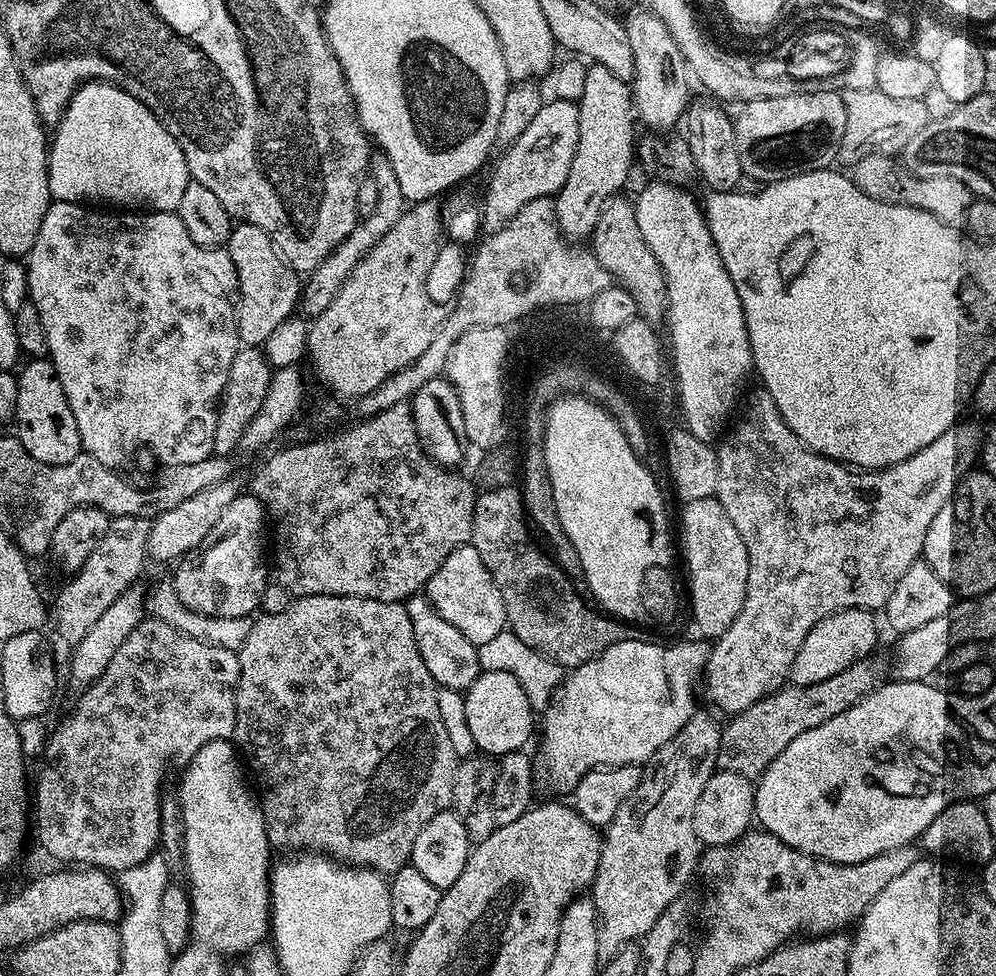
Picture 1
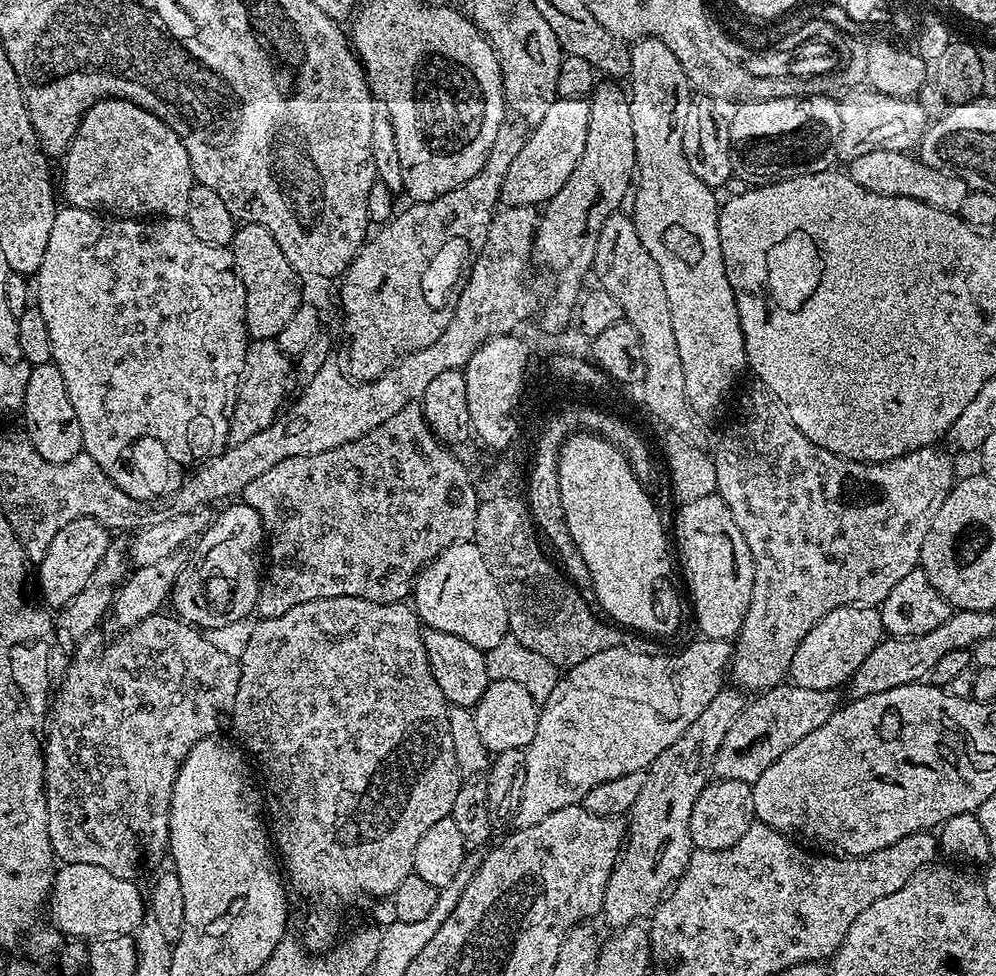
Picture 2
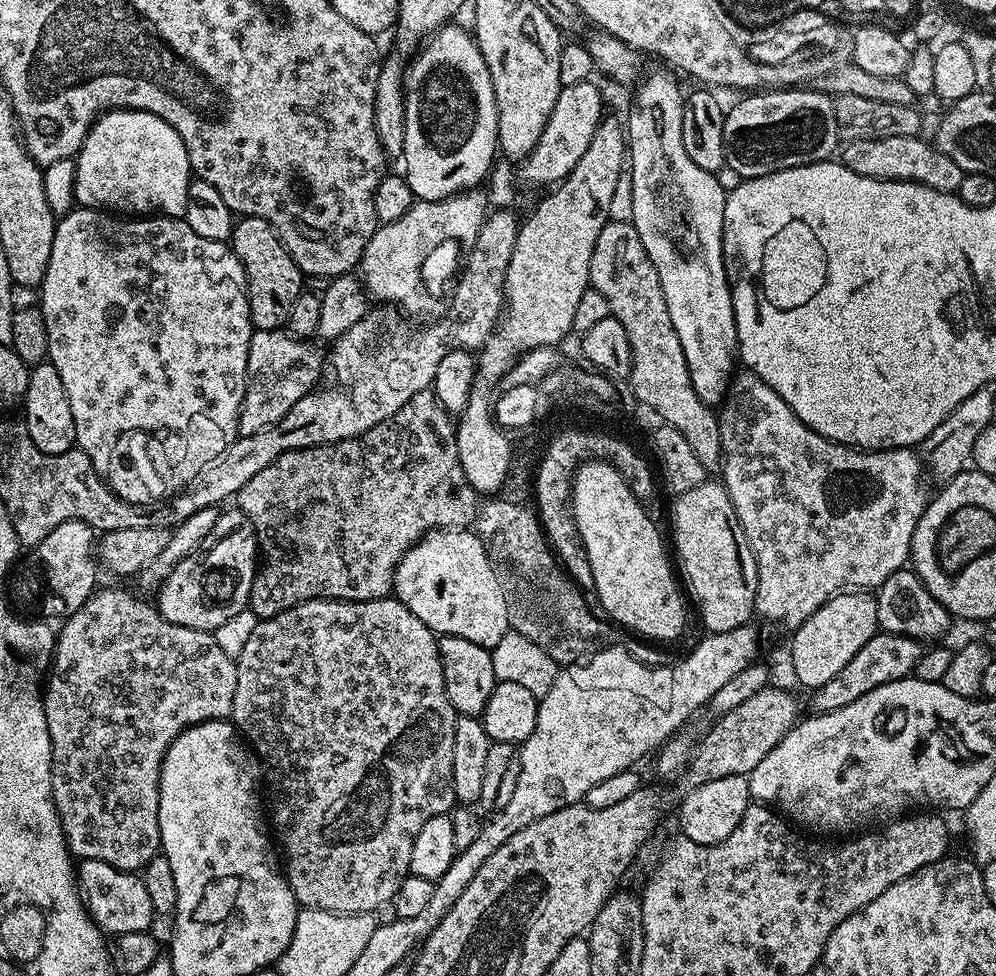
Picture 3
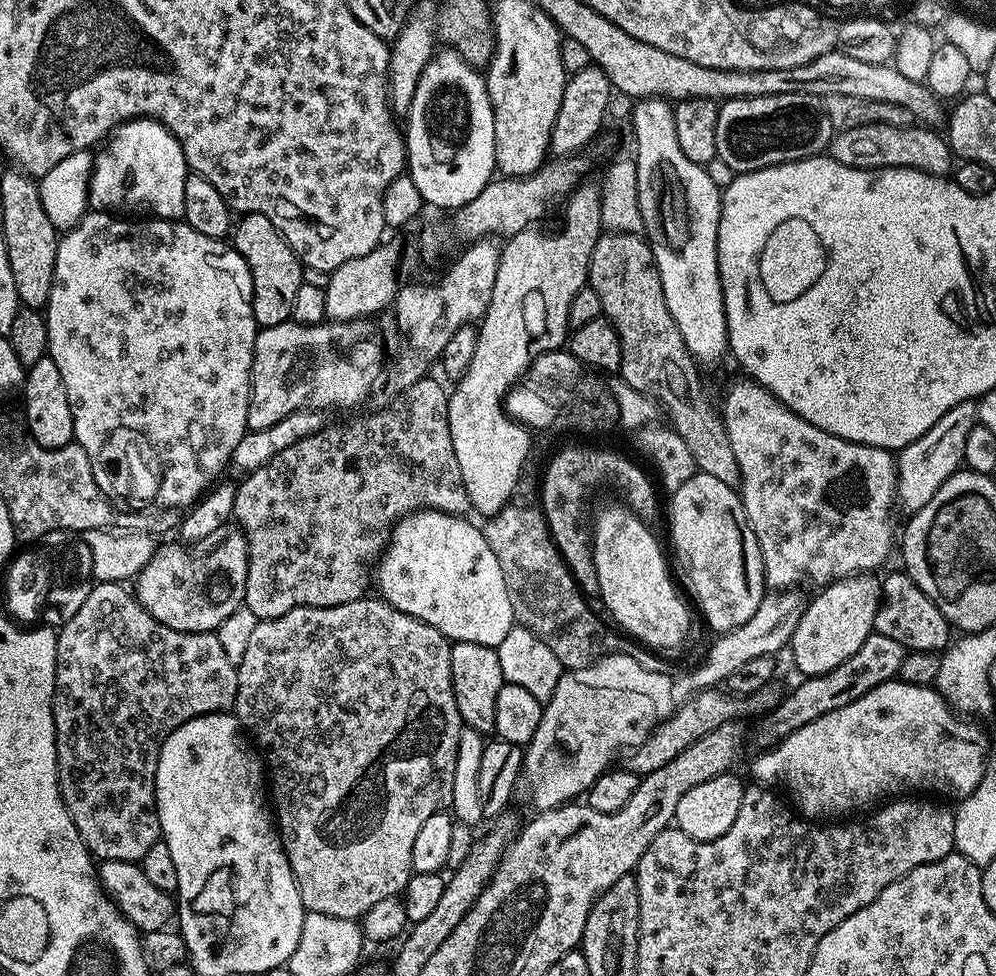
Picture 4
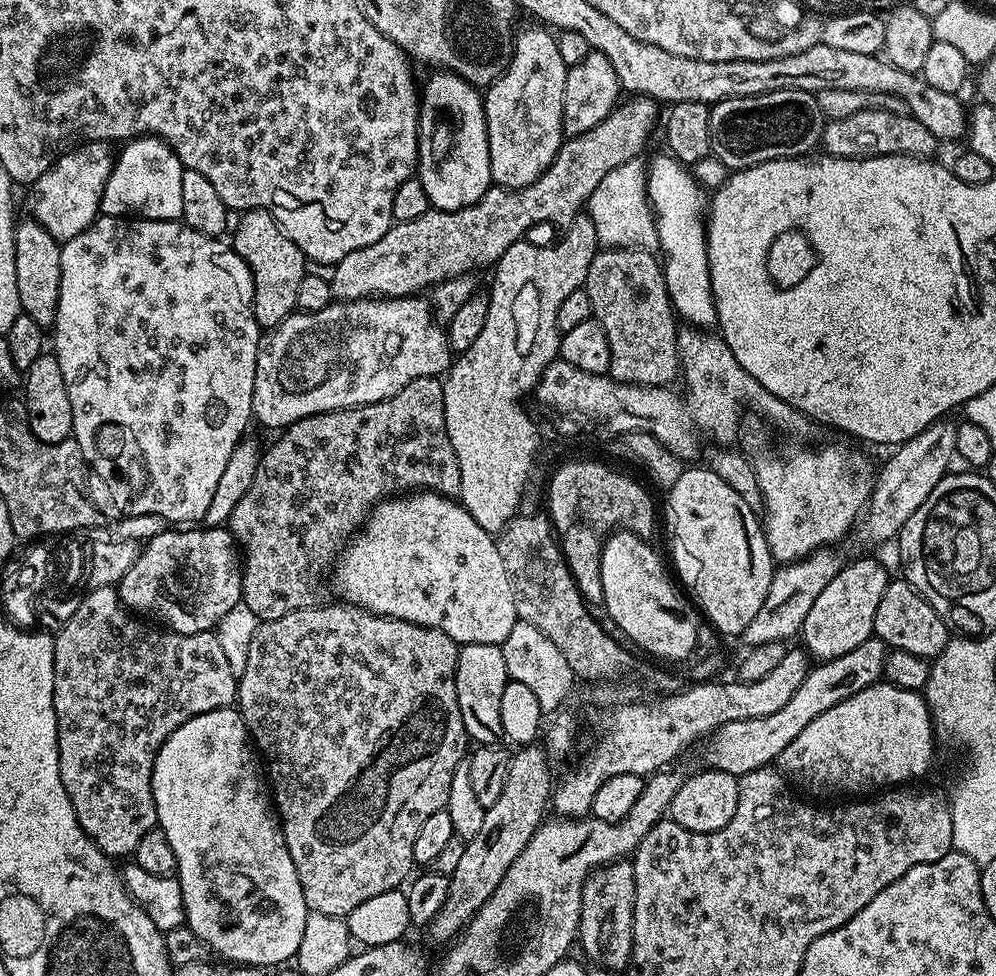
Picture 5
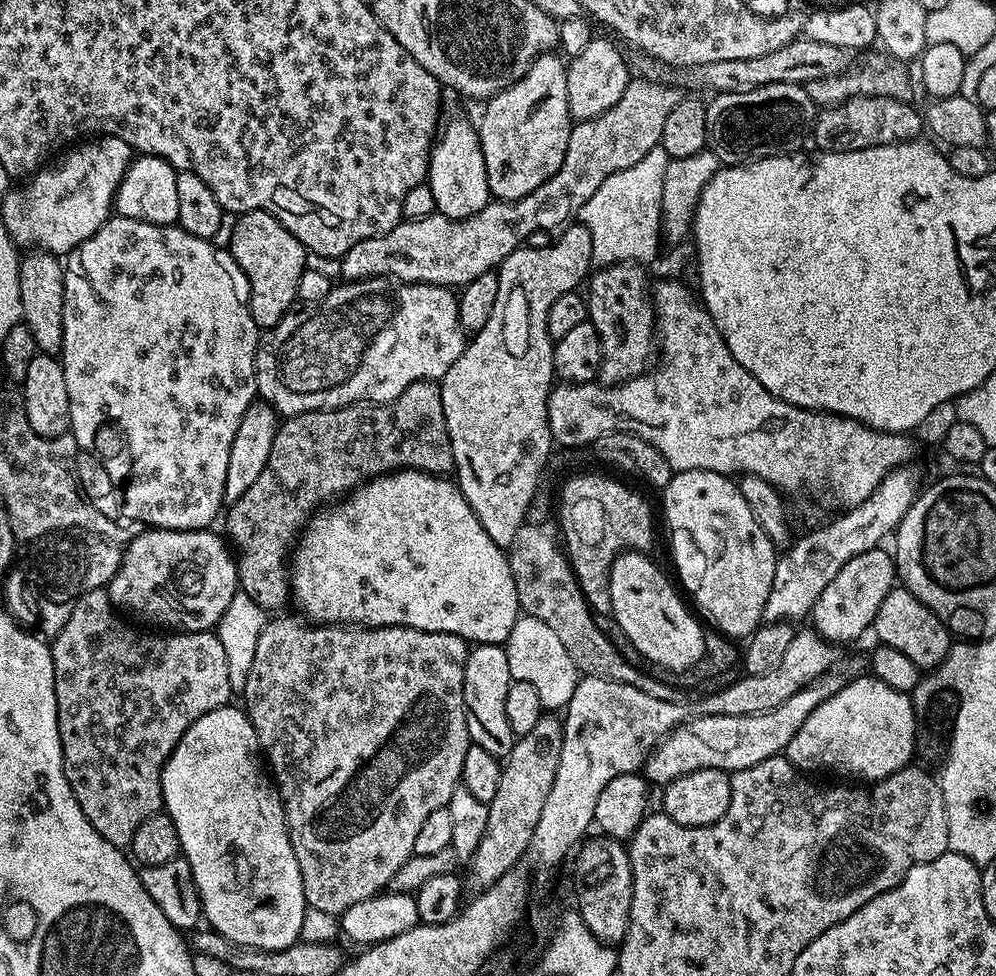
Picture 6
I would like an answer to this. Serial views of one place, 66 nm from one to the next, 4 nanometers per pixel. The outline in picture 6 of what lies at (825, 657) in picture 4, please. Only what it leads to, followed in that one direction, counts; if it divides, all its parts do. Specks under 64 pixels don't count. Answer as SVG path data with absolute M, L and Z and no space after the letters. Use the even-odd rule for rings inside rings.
M883 547L871 548L850 558L850 562L834 574L834 582L822 590L822 598L818 598L811 610L810 624L825 640L843 646L847 640L856 640L864 631L867 633L871 629L878 606L882 606L882 598L890 594L898 580L893 553L884 551Z

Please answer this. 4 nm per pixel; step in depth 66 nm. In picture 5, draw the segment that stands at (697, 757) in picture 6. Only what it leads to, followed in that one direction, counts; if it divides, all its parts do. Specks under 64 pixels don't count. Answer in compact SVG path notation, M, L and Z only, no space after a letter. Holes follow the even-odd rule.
M869 638L862 646L854 646L850 654L842 654L833 660L817 663L809 671L808 677L794 690L790 702L782 706L774 714L766 714L766 718L746 718L746 722L726 722L707 737L708 749L704 752L705 765L722 770L737 778L759 768L767 768L779 761L782 750L818 718L818 714L826 714L830 706L838 706L838 702L846 702L846 698L854 698L871 684L881 683L884 675L884 663L889 654L888 645L878 639Z

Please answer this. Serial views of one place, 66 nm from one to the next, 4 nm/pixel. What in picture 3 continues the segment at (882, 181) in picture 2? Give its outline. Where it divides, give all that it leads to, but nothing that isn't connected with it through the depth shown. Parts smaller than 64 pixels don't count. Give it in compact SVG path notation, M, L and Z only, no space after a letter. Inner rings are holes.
M874 136L871 138L852 138L843 145L842 163L854 174L862 174L879 180L913 180L925 184L939 192L959 193L960 183L966 175L946 154L936 148L935 143L920 140L915 136Z

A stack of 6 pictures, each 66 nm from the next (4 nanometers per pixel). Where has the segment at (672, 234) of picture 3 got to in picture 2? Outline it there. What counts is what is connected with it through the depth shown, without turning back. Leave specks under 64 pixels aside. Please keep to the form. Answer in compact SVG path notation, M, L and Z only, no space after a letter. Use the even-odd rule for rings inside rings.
M645 36L633 43L630 48L630 70L627 79L632 80L632 88L628 92L630 102L630 118L634 122L634 146L636 147L636 177L634 180L634 191L637 194L637 201L634 208L630 211L634 226L638 230L638 238L642 238L642 246L650 250L650 258L658 262L658 270L662 270L662 286L666 286L666 298L670 298L670 319L674 321L674 339L678 341L678 358L682 358L682 378L686 378L686 398L690 398L690 406L697 414L712 412L728 396L728 391L736 384L736 379L748 368L748 355L744 345L744 335L742 334L742 322L738 318L738 306L734 298L734 290L730 286L730 278L726 274L726 266L722 258L722 246L720 245L720 209L721 205L716 204L717 193L686 162L686 154L682 150L682 134L686 130L686 114L690 110L690 102L694 95L694 89L689 84L686 74L682 70L682 62L674 58L670 46L662 42L657 36Z

